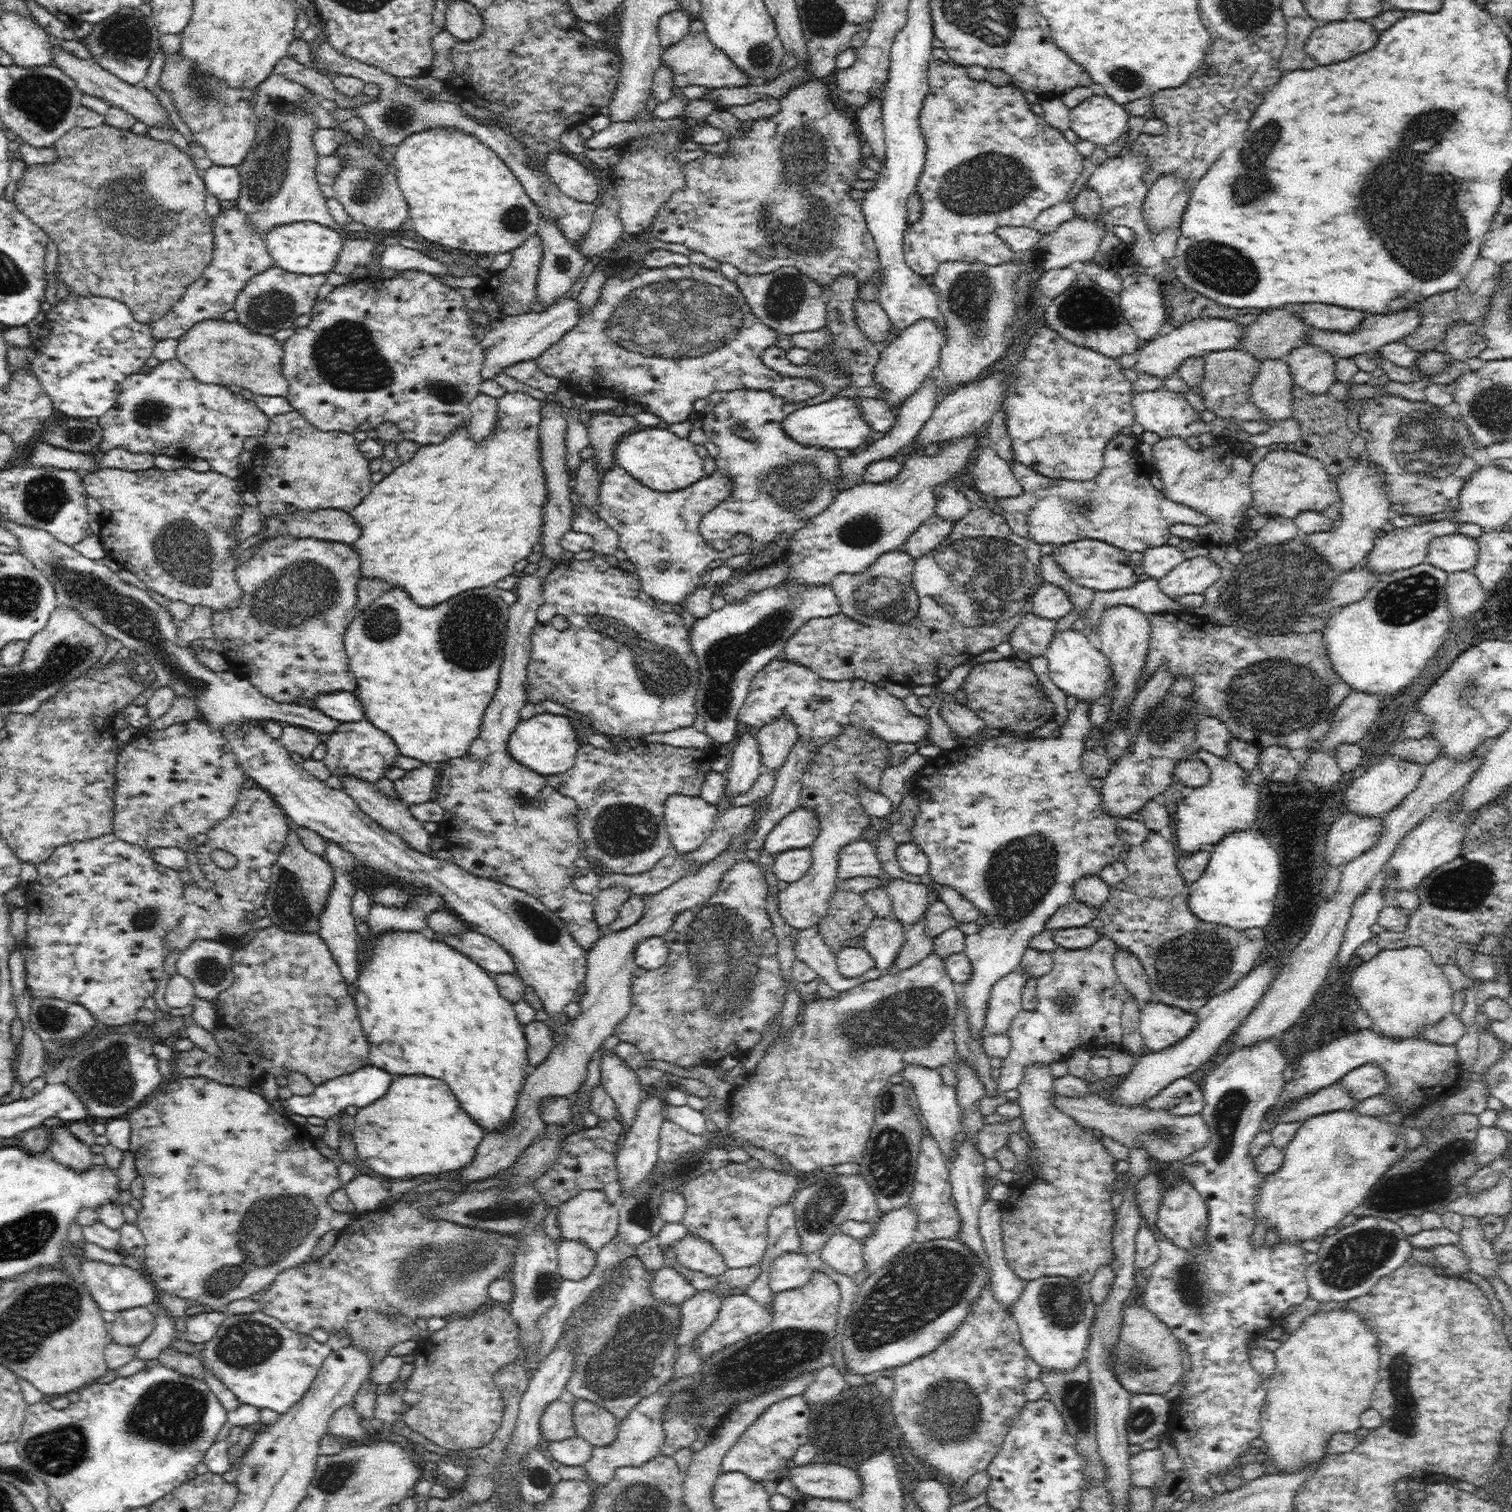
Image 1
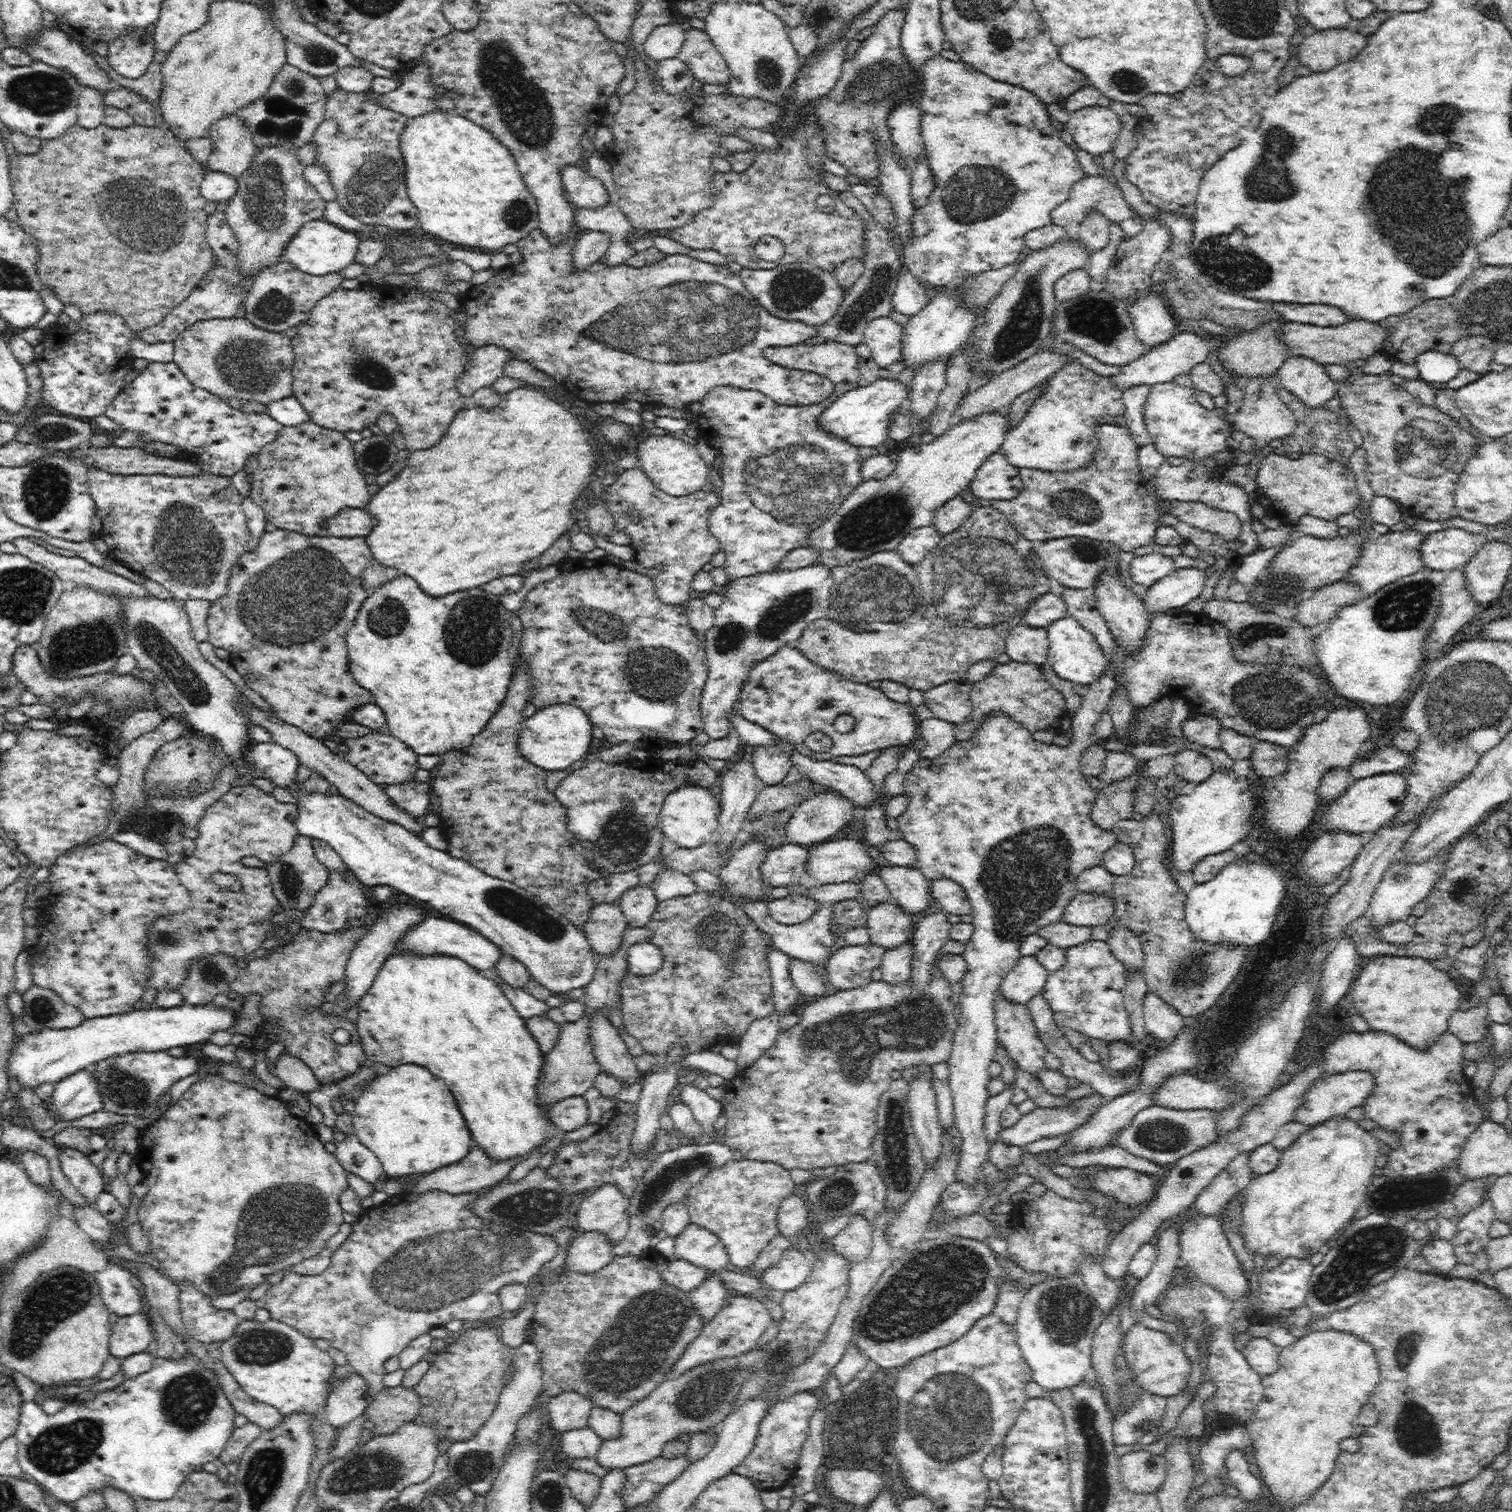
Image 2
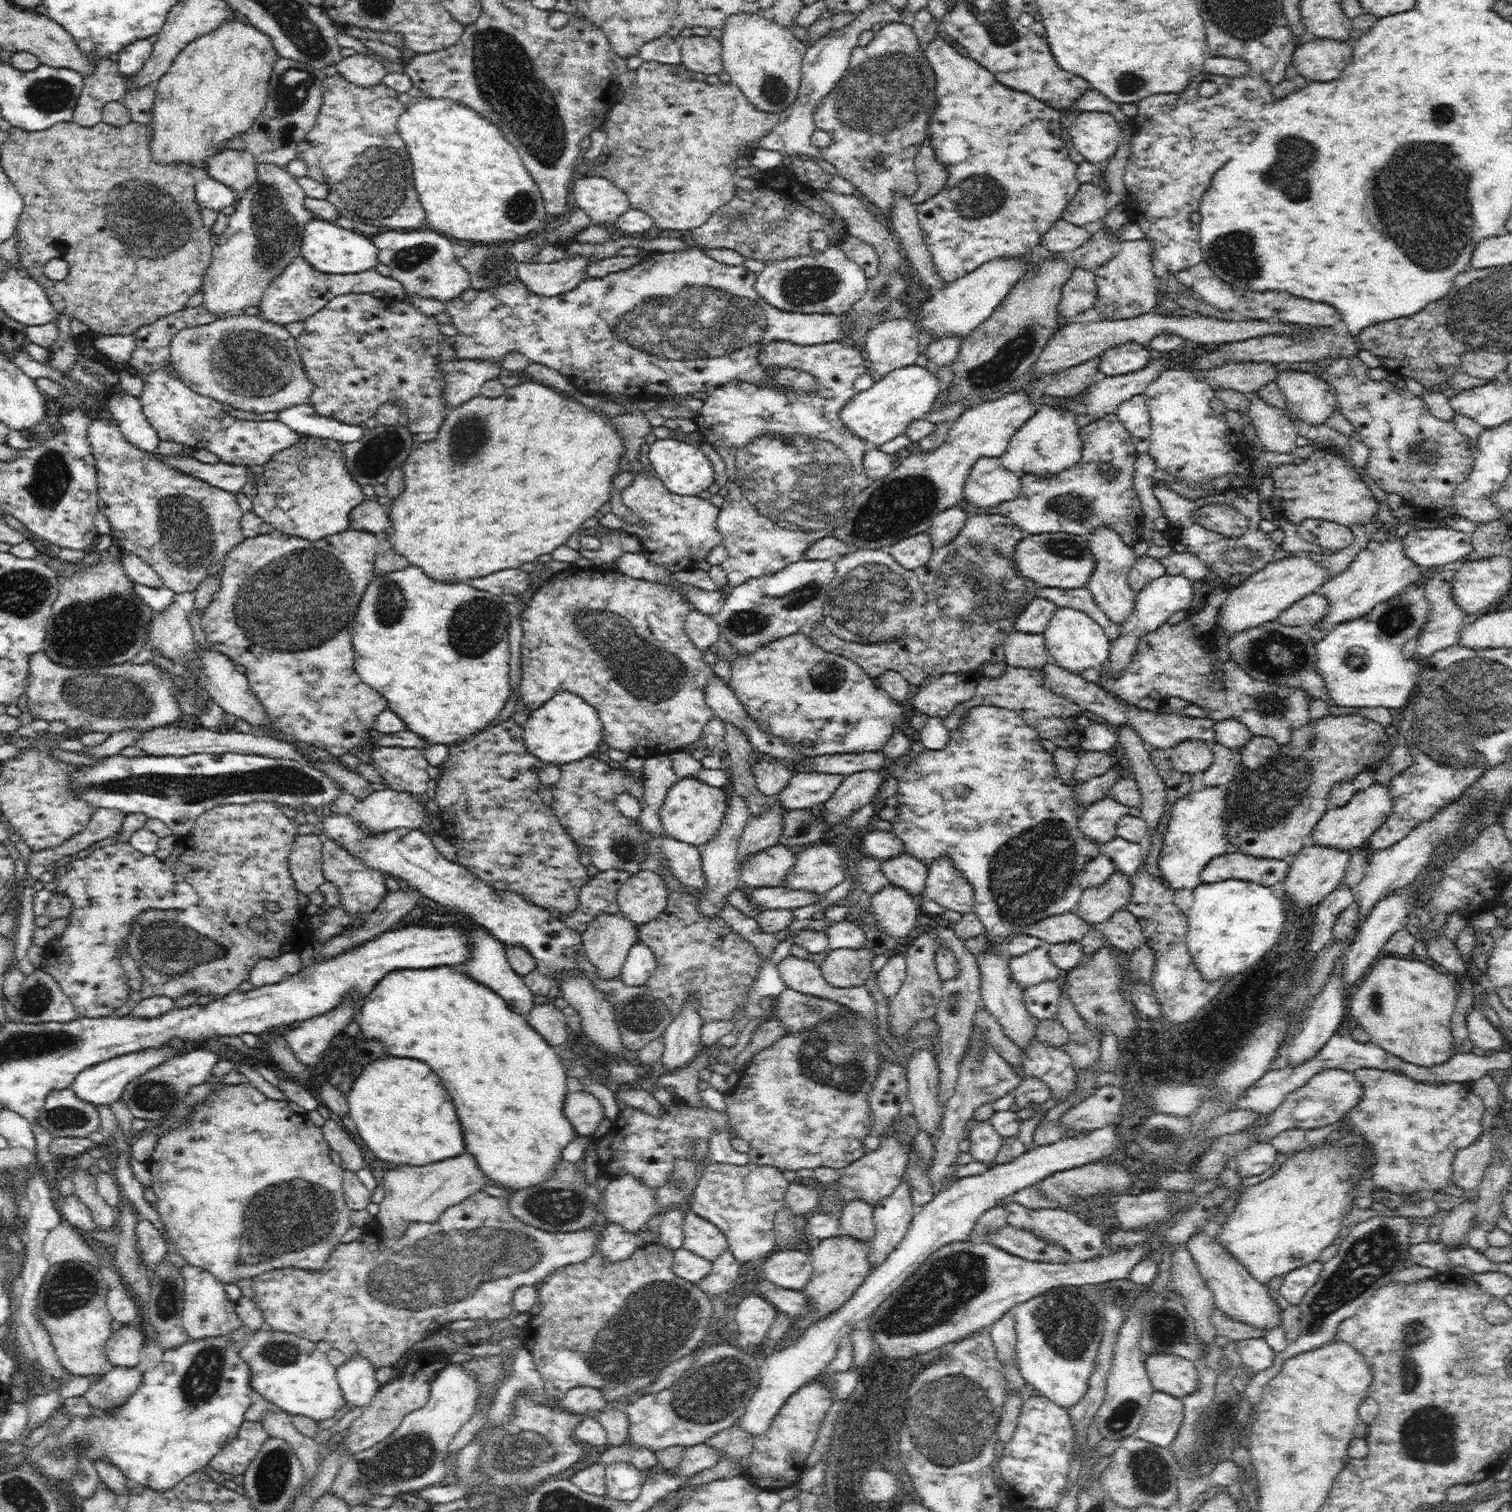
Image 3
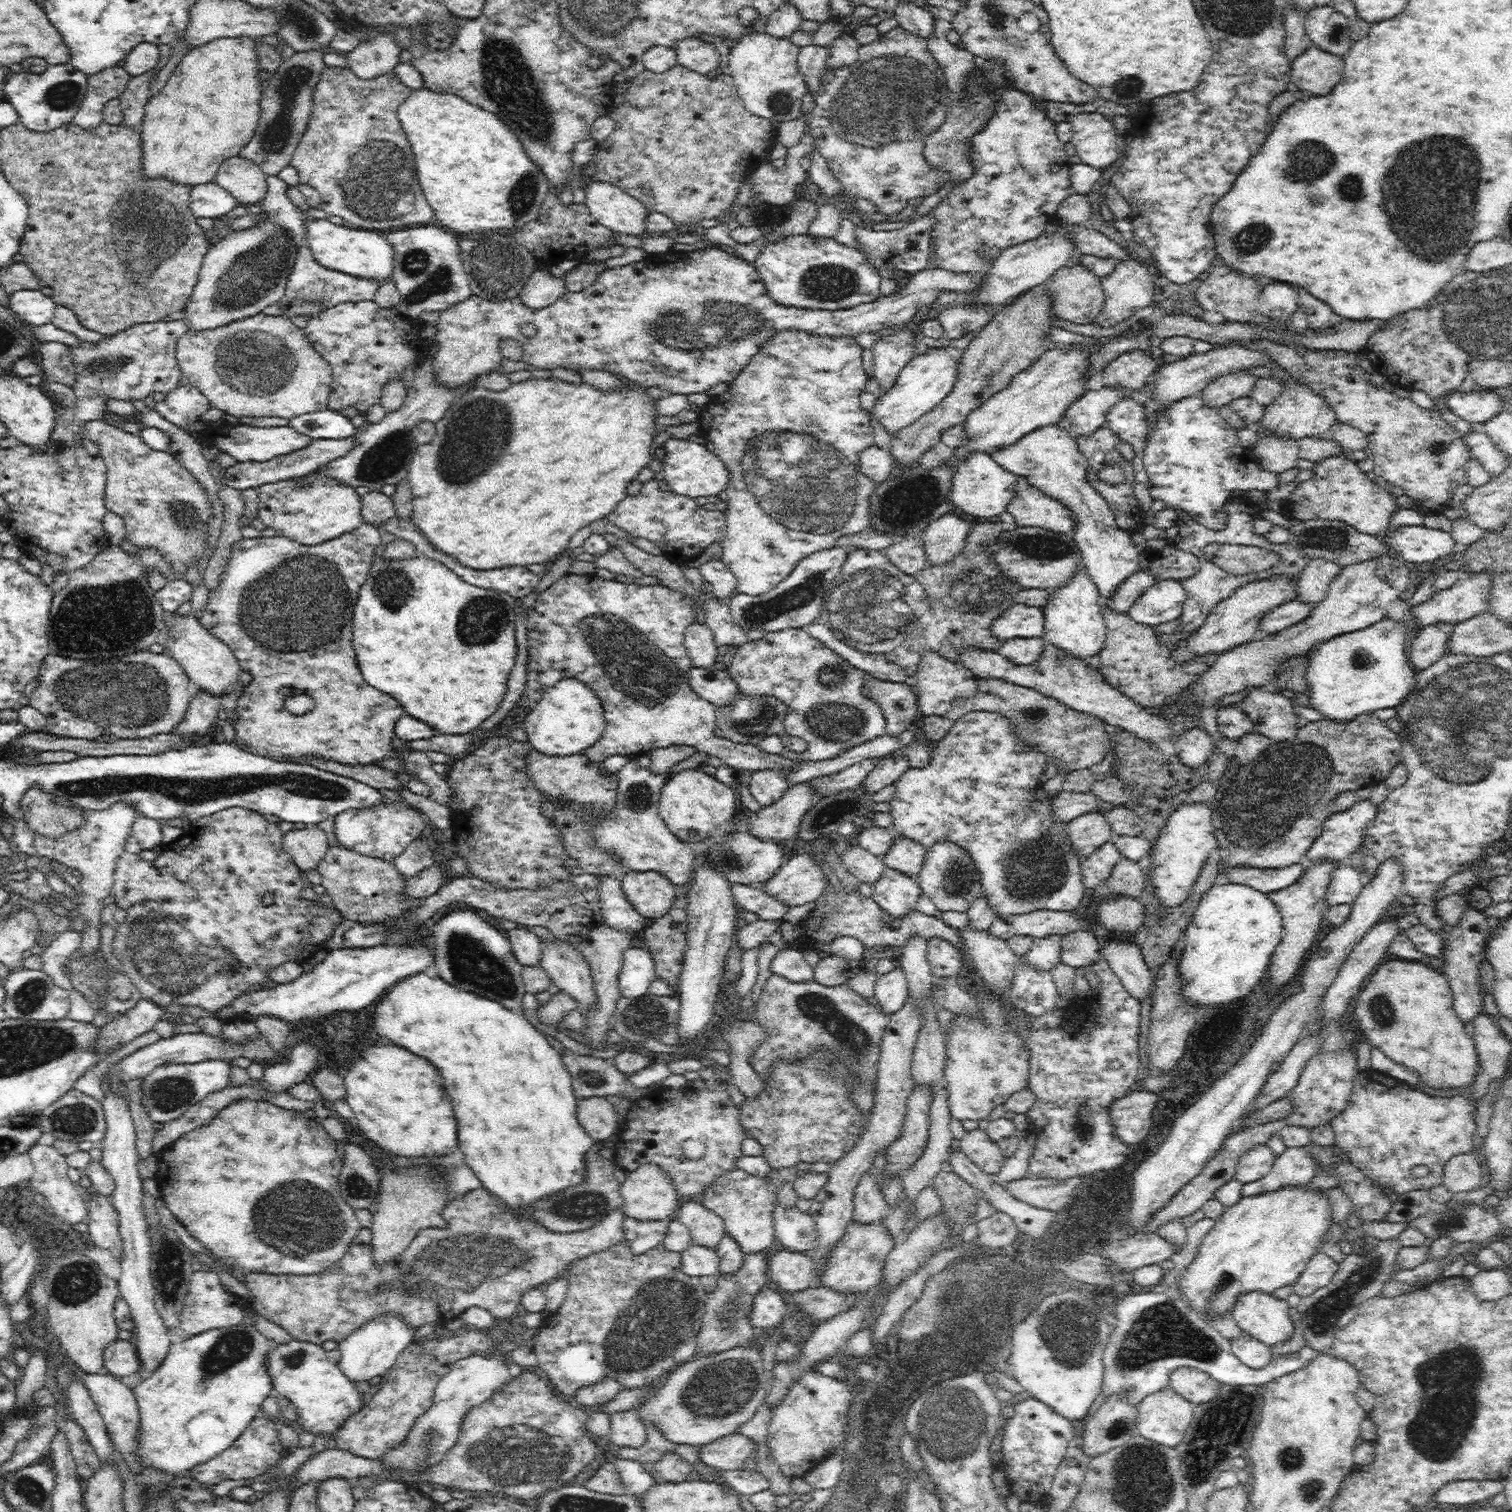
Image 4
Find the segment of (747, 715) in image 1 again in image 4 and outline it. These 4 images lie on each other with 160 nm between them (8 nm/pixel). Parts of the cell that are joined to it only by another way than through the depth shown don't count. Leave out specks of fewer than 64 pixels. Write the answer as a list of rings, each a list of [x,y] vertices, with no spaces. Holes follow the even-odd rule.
[[[790,627],[785,628],[781,631],[767,632],[764,634],[763,638],[760,638],[760,640],[742,644],[740,647],[736,648],[736,651],[733,654],[731,665],[727,668],[727,671],[730,673],[730,676],[734,679],[734,681],[736,681],[737,688],[740,689],[740,691],[744,692],[744,694],[752,696],[774,696],[778,698],[778,700],[784,702],[784,704],[788,706],[788,710],[786,710],[786,717],[783,722],[785,733],[790,736],[798,736],[798,738],[803,738],[808,743],[808,748],[803,752],[798,753],[792,750],[788,750],[788,748],[786,748],[786,746],[782,744],[781,736],[766,737],[764,738],[764,740],[762,740],[762,742],[758,742],[757,744],[758,750],[761,750],[762,752],[778,754],[794,761],[824,760],[836,758],[837,756],[844,754],[844,752],[846,752],[847,750],[850,750],[850,748],[854,748],[855,746],[860,746],[860,744],[870,742],[871,740],[874,740],[874,738],[882,736],[885,733],[886,721],[882,709],[880,708],[880,706],[878,706],[878,703],[872,700],[872,697],[870,695],[862,695],[862,686],[864,686],[864,684],[867,682],[867,678],[870,676],[870,674],[868,674],[866,671],[856,668],[845,658],[842,658],[837,652],[834,652],[830,648],[826,647],[826,645],[820,642],[820,640],[817,640],[816,638],[813,638],[813,636],[810,636],[806,627]]]

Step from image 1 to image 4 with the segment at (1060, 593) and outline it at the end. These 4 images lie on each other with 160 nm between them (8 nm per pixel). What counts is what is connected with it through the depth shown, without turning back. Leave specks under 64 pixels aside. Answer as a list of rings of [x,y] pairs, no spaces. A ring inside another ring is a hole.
[[[1014,603],[993,624],[995,637],[1004,643],[1014,637],[1044,637],[1045,618],[1042,607]]]

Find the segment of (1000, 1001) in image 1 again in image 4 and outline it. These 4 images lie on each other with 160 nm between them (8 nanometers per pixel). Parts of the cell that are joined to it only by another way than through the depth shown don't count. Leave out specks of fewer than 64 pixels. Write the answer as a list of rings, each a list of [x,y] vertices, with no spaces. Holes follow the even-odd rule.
[[[1050,935],[1041,939],[1033,939],[1032,946],[1026,954],[1021,956],[1022,961],[1034,965],[1036,969],[1052,970],[1060,960],[1060,942],[1062,935]]]

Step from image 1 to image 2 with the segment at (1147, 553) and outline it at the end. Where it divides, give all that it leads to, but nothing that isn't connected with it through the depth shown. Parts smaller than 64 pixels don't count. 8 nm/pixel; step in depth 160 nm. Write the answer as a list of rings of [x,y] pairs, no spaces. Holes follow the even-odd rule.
[[[1157,549],[1153,553],[1134,557],[1129,573],[1136,584],[1149,587],[1174,570],[1176,567],[1173,557],[1162,555]]]

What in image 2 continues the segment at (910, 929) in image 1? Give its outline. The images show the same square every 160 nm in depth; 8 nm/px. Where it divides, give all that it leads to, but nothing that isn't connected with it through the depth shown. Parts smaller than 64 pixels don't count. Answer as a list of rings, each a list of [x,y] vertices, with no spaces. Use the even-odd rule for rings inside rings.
[[[902,943],[896,948],[888,949],[881,962],[882,981],[898,985],[908,981],[911,976],[913,944]]]

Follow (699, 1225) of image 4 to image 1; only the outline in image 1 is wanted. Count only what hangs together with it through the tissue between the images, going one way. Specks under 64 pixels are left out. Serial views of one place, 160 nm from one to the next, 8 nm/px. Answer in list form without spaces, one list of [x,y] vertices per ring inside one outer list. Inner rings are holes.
[[[688,1233],[674,1243],[673,1249],[679,1263],[686,1268],[717,1277],[726,1272],[724,1257],[710,1241]]]

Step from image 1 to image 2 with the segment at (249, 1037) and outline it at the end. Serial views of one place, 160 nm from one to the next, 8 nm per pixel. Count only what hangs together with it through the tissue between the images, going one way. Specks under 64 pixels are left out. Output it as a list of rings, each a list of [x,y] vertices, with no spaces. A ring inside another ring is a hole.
[[[367,917],[359,920],[356,926],[335,933],[301,928],[291,943],[274,949],[261,959],[250,957],[247,967],[239,969],[237,978],[230,984],[230,991],[242,994],[245,998],[250,993],[261,996],[258,1010],[264,1022],[271,1020],[281,1026],[277,1041],[286,1043],[284,1053],[308,1064],[320,1083],[338,1081],[354,1074],[366,1060],[366,1054],[357,1026],[345,1014],[334,1016],[326,1009],[304,1014],[302,1009],[320,1006],[330,986],[345,979],[345,966],[350,952],[356,946],[356,940],[360,940],[374,922],[372,917]],[[336,1028],[348,1030],[350,1041],[347,1044],[341,1045],[332,1039]]]

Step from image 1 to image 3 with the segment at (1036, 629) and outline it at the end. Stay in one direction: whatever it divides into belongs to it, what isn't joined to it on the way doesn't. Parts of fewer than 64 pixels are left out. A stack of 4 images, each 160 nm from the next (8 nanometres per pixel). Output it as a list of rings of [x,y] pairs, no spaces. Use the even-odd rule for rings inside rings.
[[[1012,631],[1004,642],[1005,662],[1011,666],[1041,669],[1050,660],[1043,634]]]

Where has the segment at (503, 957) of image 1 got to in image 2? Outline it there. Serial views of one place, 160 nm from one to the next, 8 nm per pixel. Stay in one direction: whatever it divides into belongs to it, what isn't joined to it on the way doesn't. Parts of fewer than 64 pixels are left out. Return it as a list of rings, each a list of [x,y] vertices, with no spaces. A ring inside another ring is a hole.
[[[425,918],[420,924],[409,928],[407,933],[395,944],[395,952],[413,952],[413,954],[420,956],[445,954],[464,960],[478,970],[492,968],[502,954],[498,945],[480,934],[476,929],[457,921],[440,920],[440,918]]]

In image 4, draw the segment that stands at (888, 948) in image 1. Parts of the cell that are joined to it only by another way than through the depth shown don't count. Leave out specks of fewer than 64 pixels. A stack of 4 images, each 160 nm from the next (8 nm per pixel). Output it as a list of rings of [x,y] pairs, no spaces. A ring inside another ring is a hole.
[[[896,870],[887,871],[876,886],[872,898],[890,916],[904,918],[916,910],[921,889],[918,884]]]

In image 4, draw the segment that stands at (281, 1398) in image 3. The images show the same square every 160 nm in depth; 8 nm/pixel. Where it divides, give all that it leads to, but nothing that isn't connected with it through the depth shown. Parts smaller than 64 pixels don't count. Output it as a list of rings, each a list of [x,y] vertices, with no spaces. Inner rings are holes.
[[[292,1340],[288,1344],[276,1343],[267,1357],[267,1370],[273,1391],[293,1404],[293,1412],[298,1415],[298,1422],[293,1426],[297,1430],[310,1432],[314,1436],[321,1432],[329,1439],[344,1420],[361,1409],[363,1396],[357,1386],[337,1364],[328,1359],[327,1352],[319,1344],[300,1340]]]

